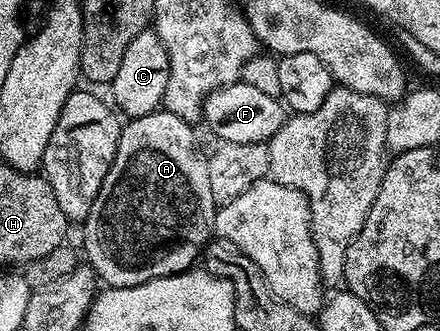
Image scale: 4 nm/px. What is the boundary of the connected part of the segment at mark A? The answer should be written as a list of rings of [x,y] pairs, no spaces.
[[[165,108],[133,118],[121,129],[110,172],[106,172],[98,200],[94,200],[94,208],[90,208],[82,223],[83,257],[105,287],[137,286],[155,278],[183,274],[197,265],[204,247],[213,237],[218,204],[214,192],[210,192],[208,159],[205,151],[200,151],[192,129],[193,123]]]

